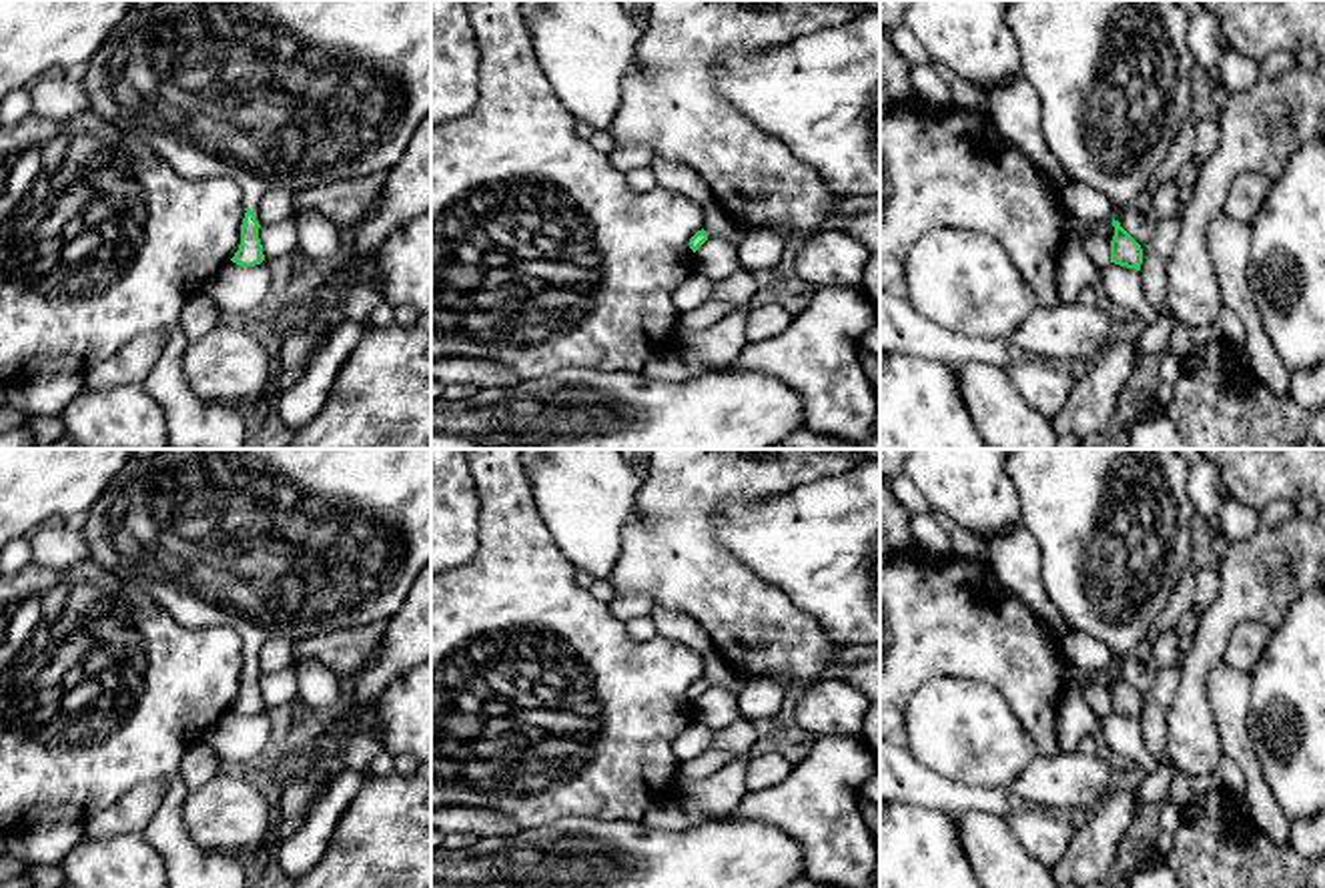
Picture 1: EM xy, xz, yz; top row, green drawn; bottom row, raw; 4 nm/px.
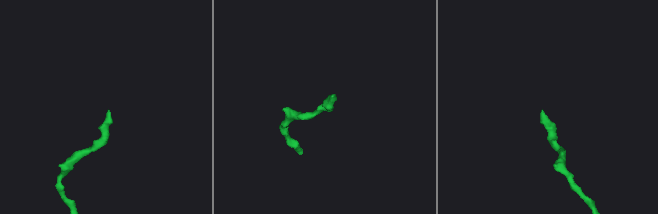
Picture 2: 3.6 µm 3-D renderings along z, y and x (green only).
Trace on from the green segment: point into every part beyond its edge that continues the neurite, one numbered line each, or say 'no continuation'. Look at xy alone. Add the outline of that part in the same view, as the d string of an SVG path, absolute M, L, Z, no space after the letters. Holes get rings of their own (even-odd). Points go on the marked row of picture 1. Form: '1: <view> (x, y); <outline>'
1: xy (291, 95); M168 0L160 6L130 10L122 26L86 62L80 84L88 94L90 112L146 144L186 178L233 178L245 194L247 208L255 210L269 190L299 192L363 178L391 170L401 160L415 130L431 112L431 0Z

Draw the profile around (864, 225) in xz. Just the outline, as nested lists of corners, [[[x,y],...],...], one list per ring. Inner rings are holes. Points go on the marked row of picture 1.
[[[880,210],[842,216],[840,229],[860,239],[868,249],[860,291],[872,301],[880,315]]]

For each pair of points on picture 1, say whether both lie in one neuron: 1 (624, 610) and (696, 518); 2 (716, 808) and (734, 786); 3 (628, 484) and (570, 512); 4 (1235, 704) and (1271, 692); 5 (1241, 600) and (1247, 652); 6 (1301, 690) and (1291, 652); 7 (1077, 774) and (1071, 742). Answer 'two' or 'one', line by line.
1: two
2: one
3: one
4: two
5: two
6: one
7: two

